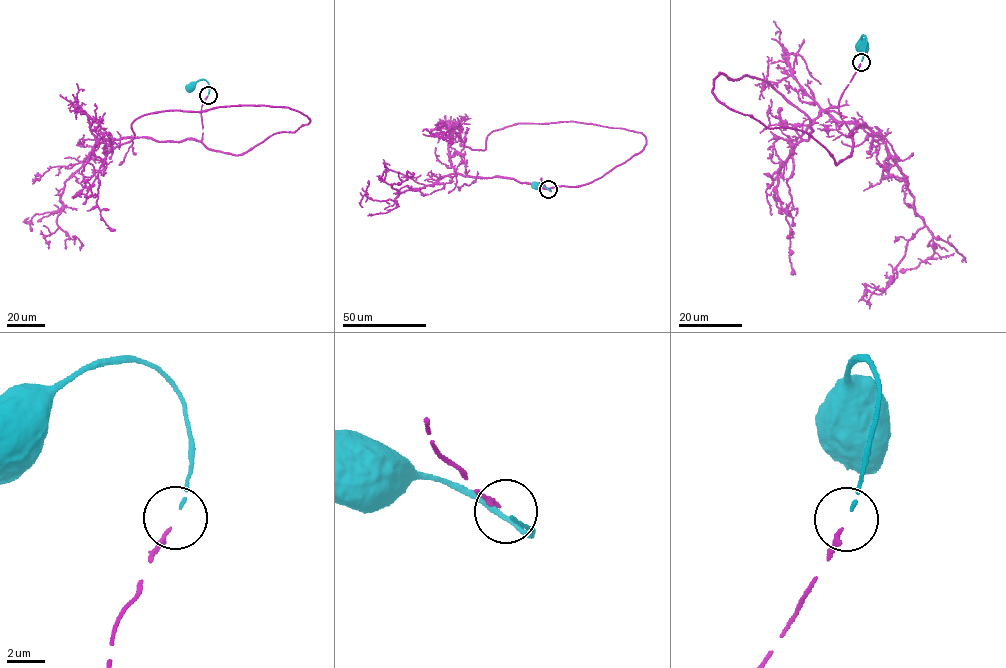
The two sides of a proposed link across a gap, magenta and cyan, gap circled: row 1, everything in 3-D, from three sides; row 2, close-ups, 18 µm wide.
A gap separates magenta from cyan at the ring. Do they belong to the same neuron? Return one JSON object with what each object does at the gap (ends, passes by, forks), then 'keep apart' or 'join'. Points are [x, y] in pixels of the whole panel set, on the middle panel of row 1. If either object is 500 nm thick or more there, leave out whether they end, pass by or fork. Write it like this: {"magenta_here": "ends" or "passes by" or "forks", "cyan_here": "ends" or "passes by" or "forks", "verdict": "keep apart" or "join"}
{"magenta_here": "ends", "cyan_here": "ends", "verdict": "join"}

